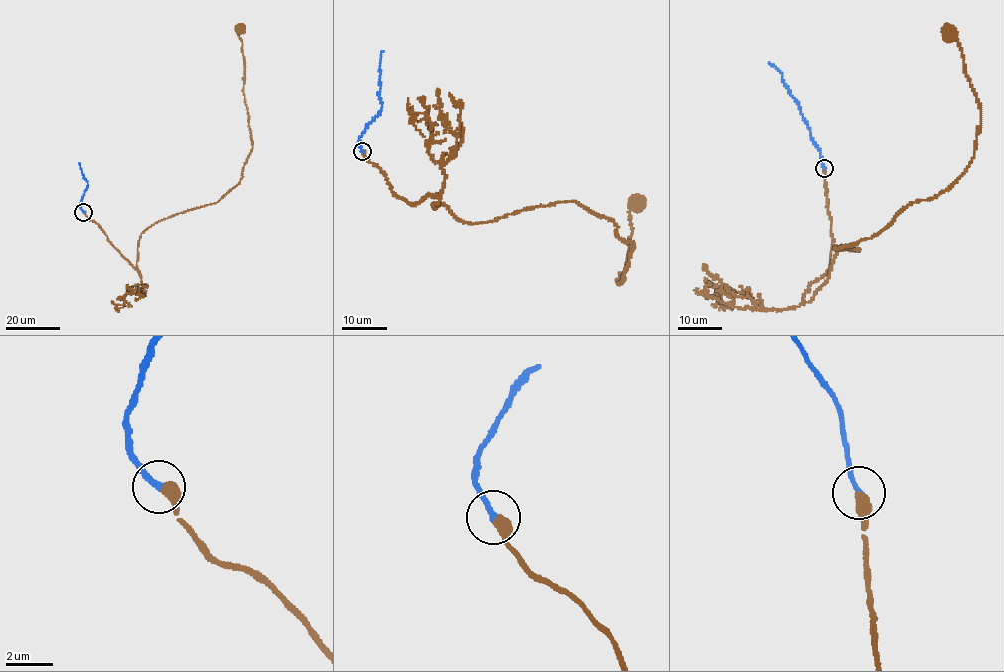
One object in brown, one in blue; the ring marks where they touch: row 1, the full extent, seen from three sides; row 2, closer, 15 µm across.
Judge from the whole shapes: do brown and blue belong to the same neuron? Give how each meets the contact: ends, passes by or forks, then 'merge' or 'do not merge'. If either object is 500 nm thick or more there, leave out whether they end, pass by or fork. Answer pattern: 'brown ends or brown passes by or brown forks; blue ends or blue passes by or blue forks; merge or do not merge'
merge

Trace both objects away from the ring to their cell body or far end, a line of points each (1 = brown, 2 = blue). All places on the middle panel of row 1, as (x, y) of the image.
1: (362, 151), (392, 194), (437, 194), (464, 222), (571, 201), (613, 221), (634, 247), (618, 284), (636, 202)
2: (362, 151), (359, 138), (380, 109), (382, 50)

